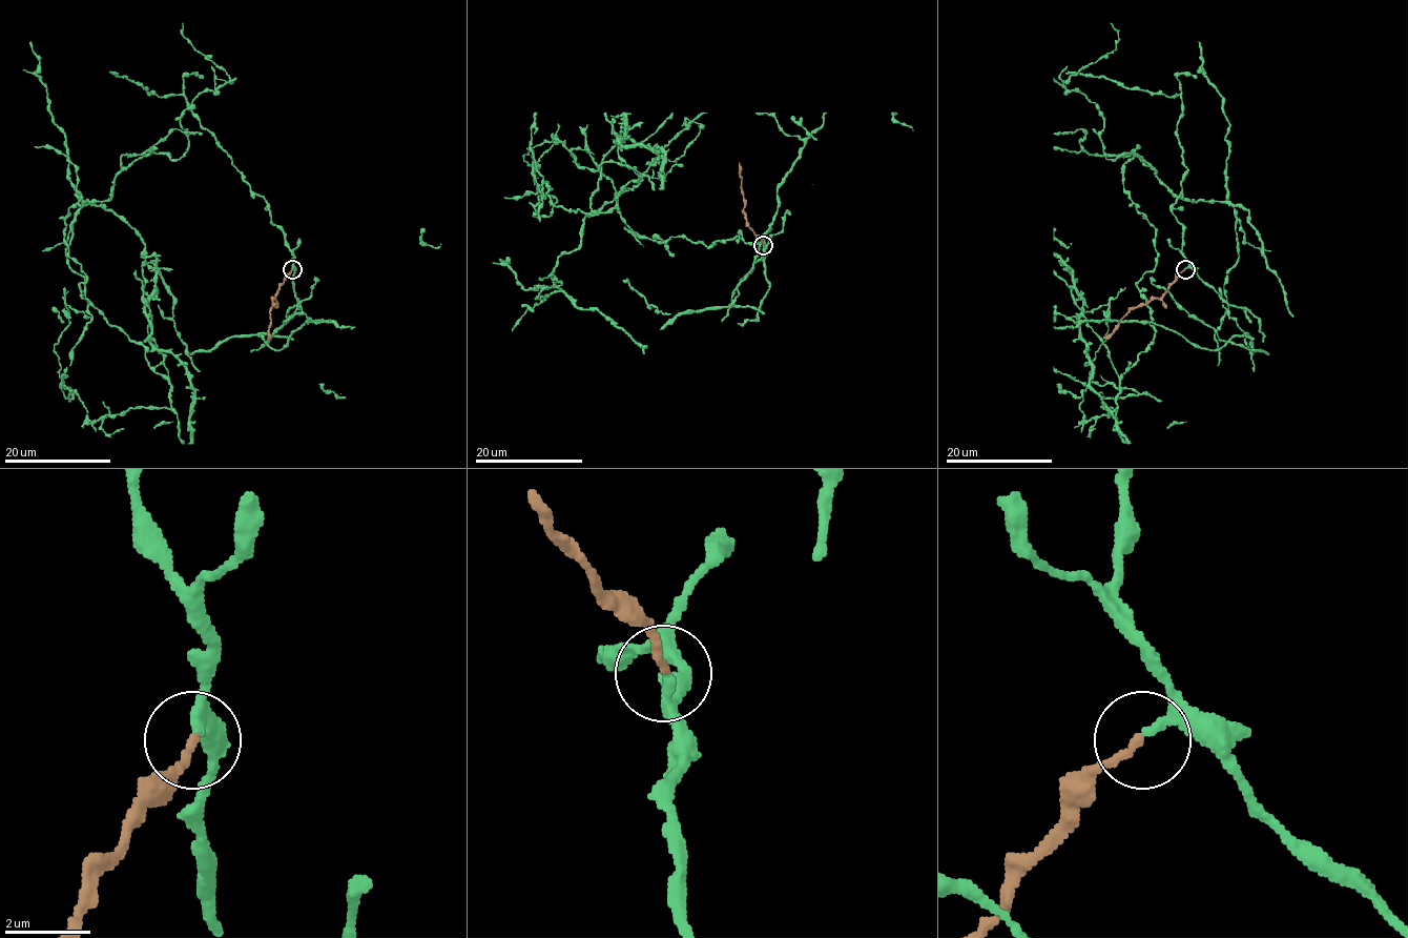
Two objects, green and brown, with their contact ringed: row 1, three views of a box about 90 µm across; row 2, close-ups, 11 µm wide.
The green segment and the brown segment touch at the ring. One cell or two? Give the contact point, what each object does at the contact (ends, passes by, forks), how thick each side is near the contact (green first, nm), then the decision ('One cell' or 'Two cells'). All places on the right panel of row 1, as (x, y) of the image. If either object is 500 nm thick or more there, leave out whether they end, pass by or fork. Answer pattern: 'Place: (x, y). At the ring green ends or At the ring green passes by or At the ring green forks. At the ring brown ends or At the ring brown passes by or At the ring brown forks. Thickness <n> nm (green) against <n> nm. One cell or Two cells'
Place: (1185, 269). At the ring green ends. At the ring brown ends. Thickness 240 nm (green) against 190 nm. One cell

